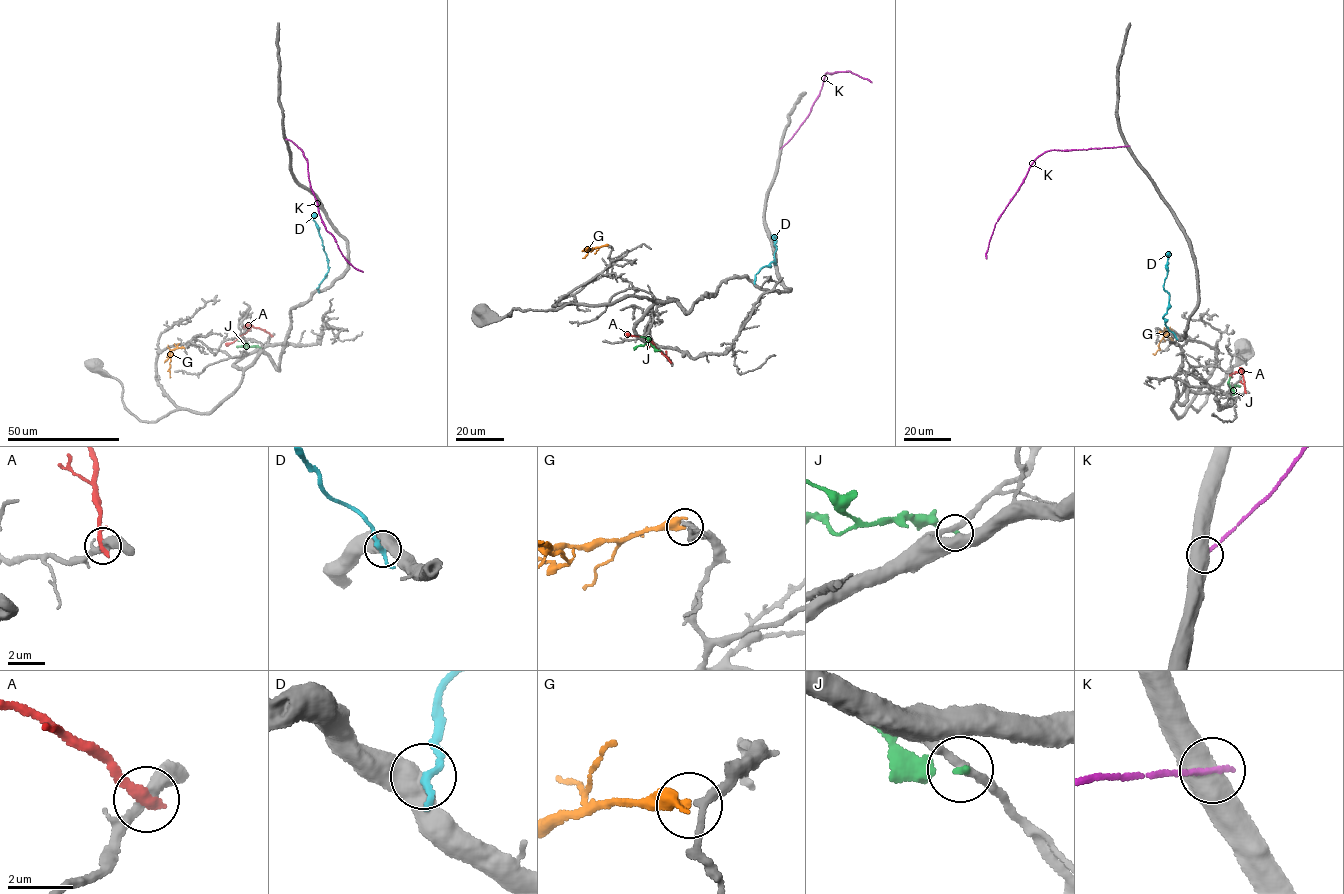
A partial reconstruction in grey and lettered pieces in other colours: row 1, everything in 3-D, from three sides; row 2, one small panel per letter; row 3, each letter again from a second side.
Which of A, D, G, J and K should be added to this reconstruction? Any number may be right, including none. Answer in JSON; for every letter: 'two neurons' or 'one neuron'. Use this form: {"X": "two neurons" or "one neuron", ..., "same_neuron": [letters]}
{"A": "two neurons", "D": "two neurons", "G": "one neuron", "J": "two neurons", "K": "two neurons", "same_neuron": ["G"]}

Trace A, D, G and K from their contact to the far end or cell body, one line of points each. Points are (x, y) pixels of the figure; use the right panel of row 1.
A: (1245, 392), (1241, 372), (1230, 375)
D: (1176, 337), (1163, 317), (1169, 294), (1163, 287), (1168, 252)
G: (1160, 333), (1165, 331), (1159, 349), (1153, 353)
K: (1128, 146), (1053, 150), (1040, 154), (995, 224), (986, 258)

